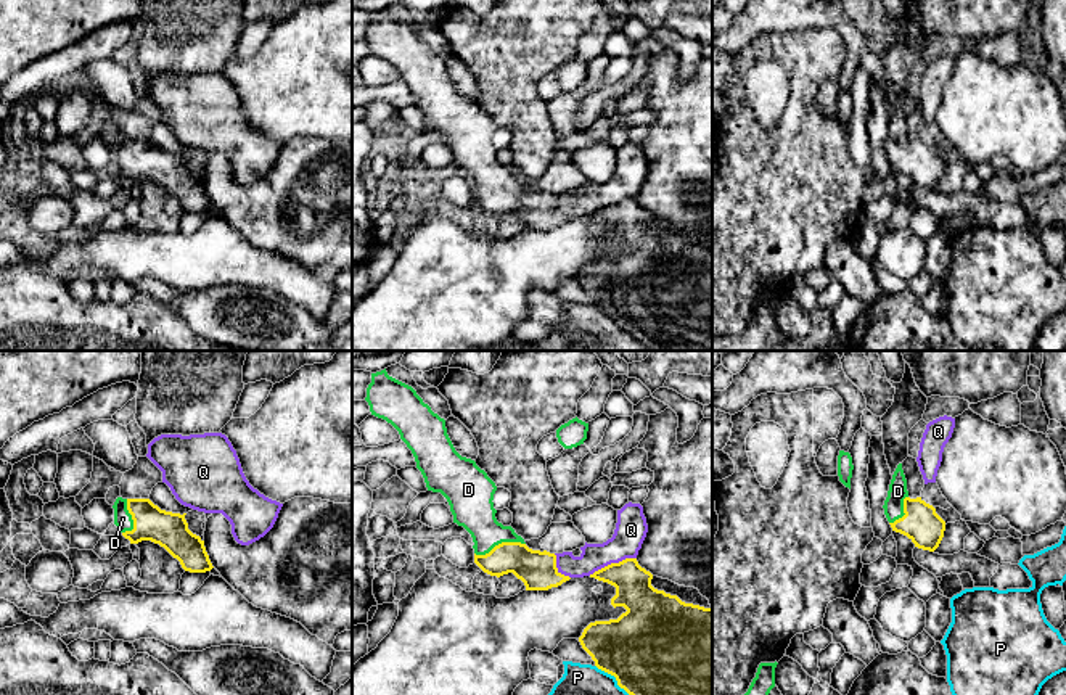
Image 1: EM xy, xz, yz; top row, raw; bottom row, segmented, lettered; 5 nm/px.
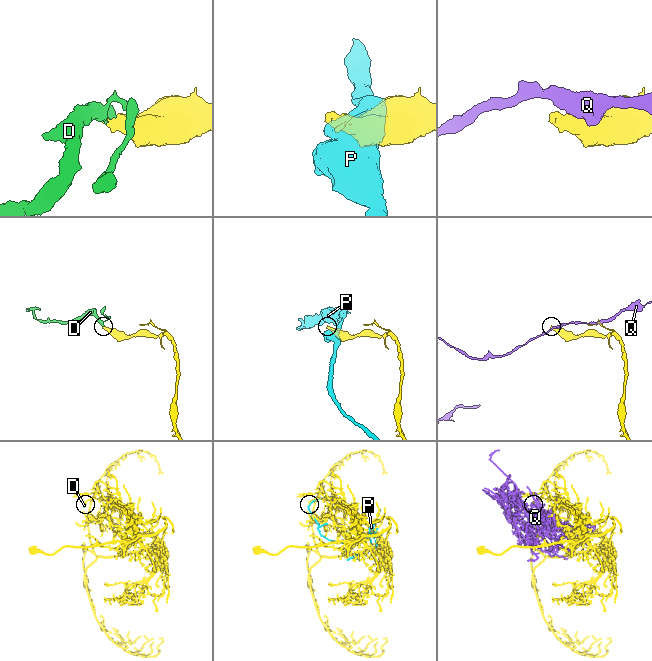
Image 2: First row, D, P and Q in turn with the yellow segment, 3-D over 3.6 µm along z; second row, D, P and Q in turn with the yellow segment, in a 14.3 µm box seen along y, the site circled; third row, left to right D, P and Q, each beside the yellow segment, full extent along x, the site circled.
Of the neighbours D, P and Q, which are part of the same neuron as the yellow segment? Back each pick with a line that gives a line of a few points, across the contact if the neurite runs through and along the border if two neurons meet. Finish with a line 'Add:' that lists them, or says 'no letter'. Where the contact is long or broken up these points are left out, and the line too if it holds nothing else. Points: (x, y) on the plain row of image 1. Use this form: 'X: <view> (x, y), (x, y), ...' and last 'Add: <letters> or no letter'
D: xz (537, 209), (508, 193), (499, 184), (484, 169), (471, 145)
Add: D

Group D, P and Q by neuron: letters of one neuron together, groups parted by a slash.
D / P / Q

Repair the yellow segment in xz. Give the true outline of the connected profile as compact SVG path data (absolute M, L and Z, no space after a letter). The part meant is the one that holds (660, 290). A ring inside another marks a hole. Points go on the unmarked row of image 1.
M637 198L611 203L590 217L614 225L611 245L627 249L617 259L590 262L579 277L595 306L614 315L617 325L650 351L712 351L712 248L685 243L677 235L654 228L653 214Z

